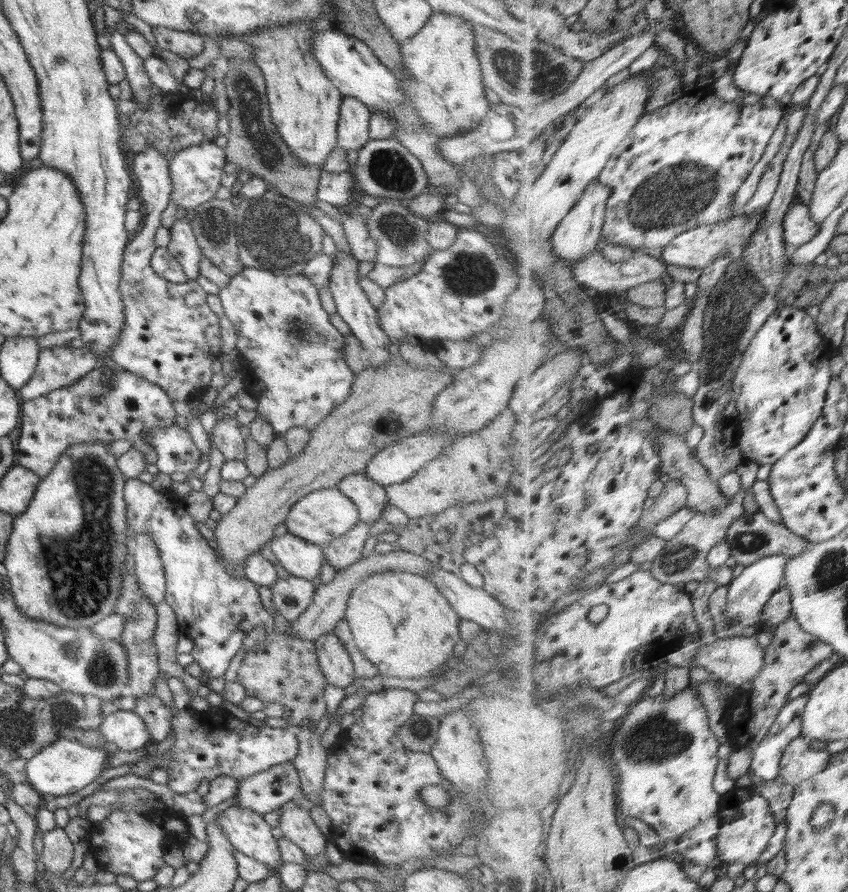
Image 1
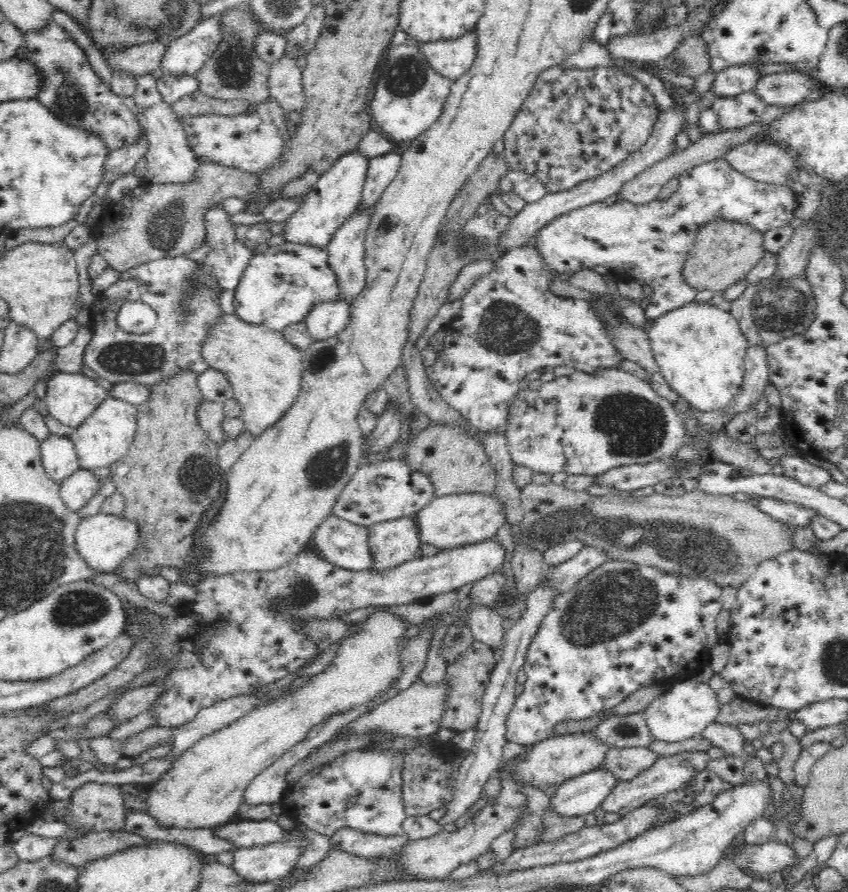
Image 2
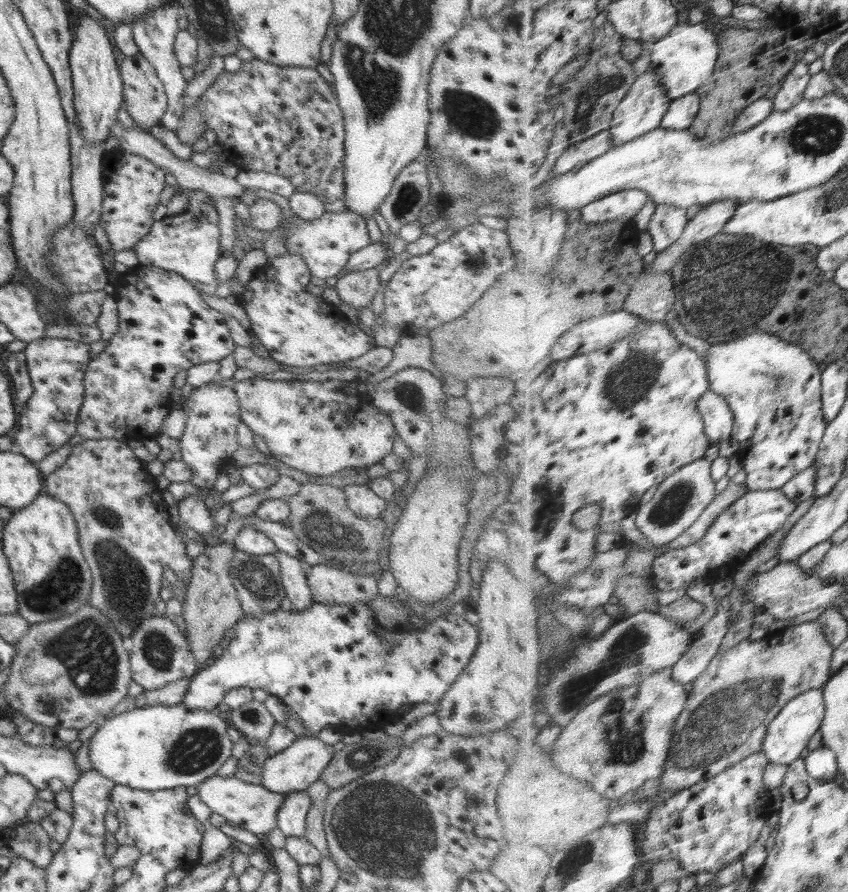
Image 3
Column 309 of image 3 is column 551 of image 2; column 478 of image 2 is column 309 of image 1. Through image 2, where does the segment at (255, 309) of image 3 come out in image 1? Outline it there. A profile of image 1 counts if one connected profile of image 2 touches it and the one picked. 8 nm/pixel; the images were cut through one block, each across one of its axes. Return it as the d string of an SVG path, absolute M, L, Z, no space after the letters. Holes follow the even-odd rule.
M244 267L231 277L226 288L220 288L220 297L226 316L235 328L240 352L240 371L244 382L250 384L252 397L258 401L256 412L272 426L276 436L290 428L303 426L312 431L352 393L355 374L346 364L344 335L330 323L318 297L318 290L302 273L294 276L277 275L264 269Z

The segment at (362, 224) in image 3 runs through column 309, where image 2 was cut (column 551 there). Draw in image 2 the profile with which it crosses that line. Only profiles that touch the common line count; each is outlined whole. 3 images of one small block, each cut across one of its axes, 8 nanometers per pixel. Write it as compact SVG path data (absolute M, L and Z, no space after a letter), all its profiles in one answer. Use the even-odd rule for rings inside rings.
M724 158L699 164L678 176L678 180L678 190L661 201L654 199L649 203L637 205L613 195L600 202L570 210L552 219L537 232L535 248L542 254L546 265L557 274L592 269L596 265L609 269L620 267L622 276L636 278L642 287L650 286L650 303L644 310L644 316L645 320L652 321L665 312L672 312L675 308L694 301L697 290L683 279L683 268L690 248L694 246L696 233L705 224L718 219L738 221L748 223L751 228L764 234L768 229L789 225L800 202L799 196L788 186L751 180L731 168Z

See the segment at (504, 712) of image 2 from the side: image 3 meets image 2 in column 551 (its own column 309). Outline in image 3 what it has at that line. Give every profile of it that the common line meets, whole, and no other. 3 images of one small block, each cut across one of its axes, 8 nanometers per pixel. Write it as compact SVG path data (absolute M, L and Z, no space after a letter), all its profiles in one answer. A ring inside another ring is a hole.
M277 550L274 555L280 563L280 582L285 596L292 605L292 610L308 611L315 601L308 586L308 577L303 569L304 564L280 550Z

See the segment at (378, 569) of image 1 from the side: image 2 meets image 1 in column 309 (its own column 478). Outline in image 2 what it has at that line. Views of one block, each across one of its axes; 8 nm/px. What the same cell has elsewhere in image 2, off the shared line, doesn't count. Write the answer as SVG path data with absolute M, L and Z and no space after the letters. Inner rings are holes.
M482 605L469 607L467 625L474 639L488 644L492 651L503 646L506 625L496 609Z

